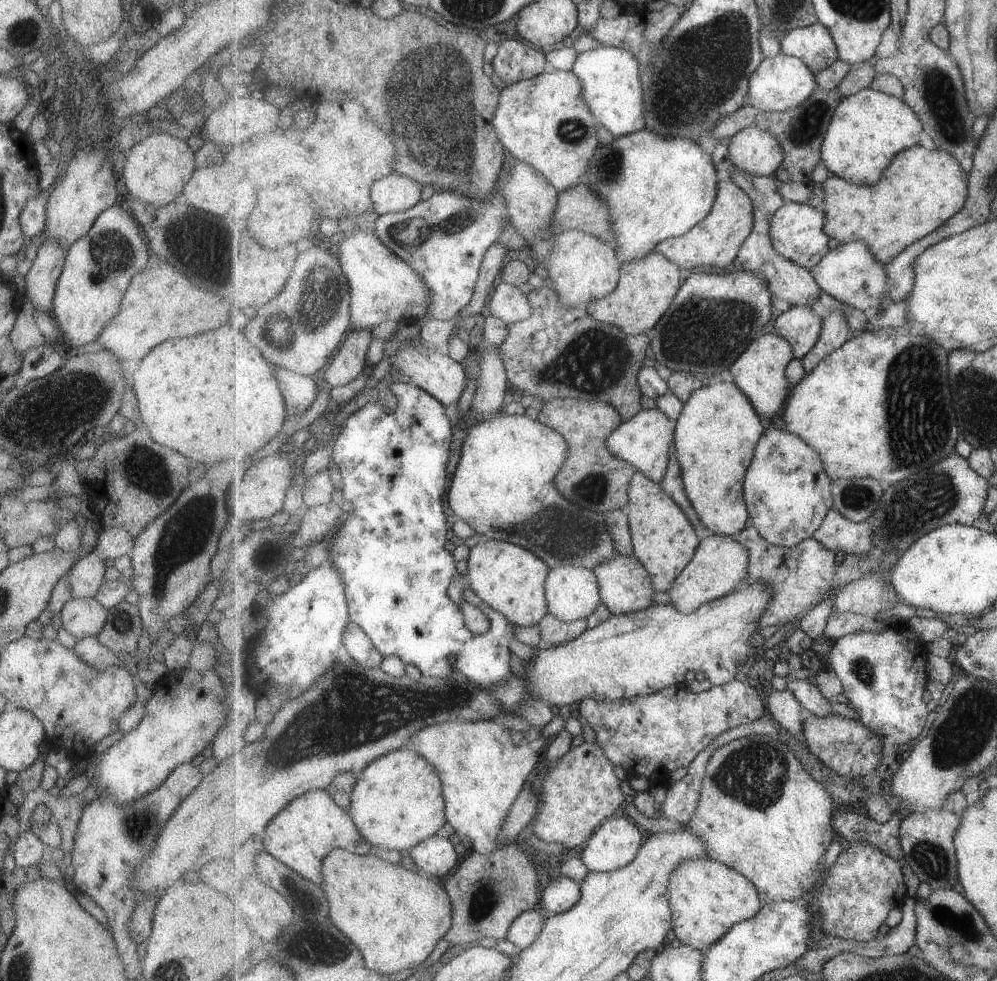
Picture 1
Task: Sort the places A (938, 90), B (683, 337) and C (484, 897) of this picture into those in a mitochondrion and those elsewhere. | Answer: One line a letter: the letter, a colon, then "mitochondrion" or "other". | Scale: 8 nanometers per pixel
A: mitochondrion
B: mitochondrion
C: mitochondrion

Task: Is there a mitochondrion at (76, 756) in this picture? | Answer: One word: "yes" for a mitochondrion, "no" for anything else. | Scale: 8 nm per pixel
no

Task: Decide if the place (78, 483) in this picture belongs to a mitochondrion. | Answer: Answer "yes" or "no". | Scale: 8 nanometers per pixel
no

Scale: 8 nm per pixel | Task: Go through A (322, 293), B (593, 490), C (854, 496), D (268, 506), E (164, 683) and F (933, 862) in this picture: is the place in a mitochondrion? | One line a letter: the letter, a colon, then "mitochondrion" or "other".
A: mitochondrion
B: mitochondrion
C: mitochondrion
D: other
E: other
F: mitochondrion

